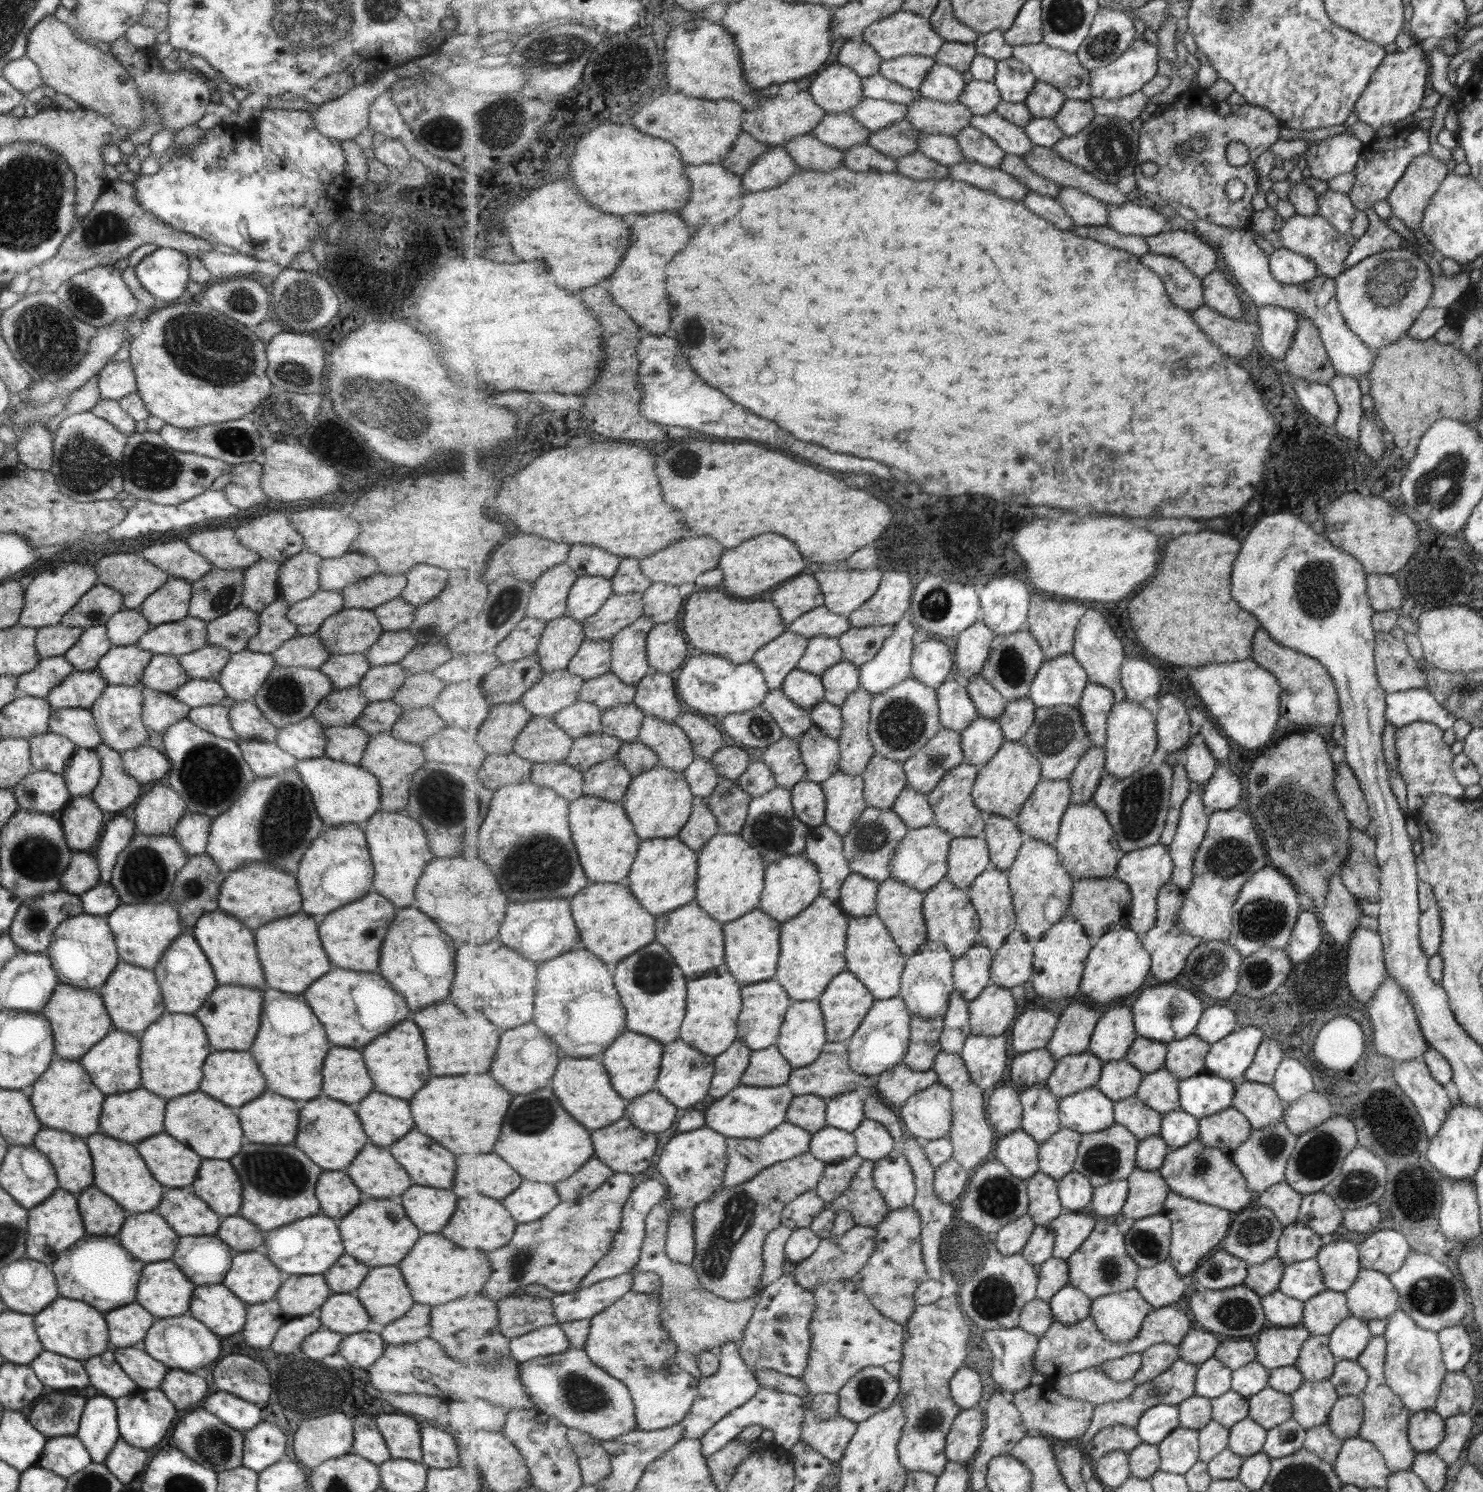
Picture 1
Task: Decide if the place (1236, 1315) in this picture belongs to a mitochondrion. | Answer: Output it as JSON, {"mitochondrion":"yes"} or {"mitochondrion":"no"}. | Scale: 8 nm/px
{"mitochondrion":"yes"}

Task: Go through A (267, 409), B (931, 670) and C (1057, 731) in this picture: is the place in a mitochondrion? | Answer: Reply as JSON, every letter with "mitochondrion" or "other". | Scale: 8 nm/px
{"A":"mitochondrion","B":"other","C":"mitochondrion"}

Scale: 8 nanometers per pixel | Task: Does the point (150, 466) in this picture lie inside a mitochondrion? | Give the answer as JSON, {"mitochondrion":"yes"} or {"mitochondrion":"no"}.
{"mitochondrion":"yes"}

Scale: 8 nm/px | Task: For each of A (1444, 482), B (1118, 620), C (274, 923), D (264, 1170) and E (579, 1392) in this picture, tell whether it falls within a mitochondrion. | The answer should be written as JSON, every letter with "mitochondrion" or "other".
{"A":"mitochondrion","B":"other","C":"other","D":"mitochondrion","E":"mitochondrion"}

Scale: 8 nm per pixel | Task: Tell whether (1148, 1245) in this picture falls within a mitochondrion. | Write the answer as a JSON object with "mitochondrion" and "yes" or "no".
{"mitochondrion":"yes"}

